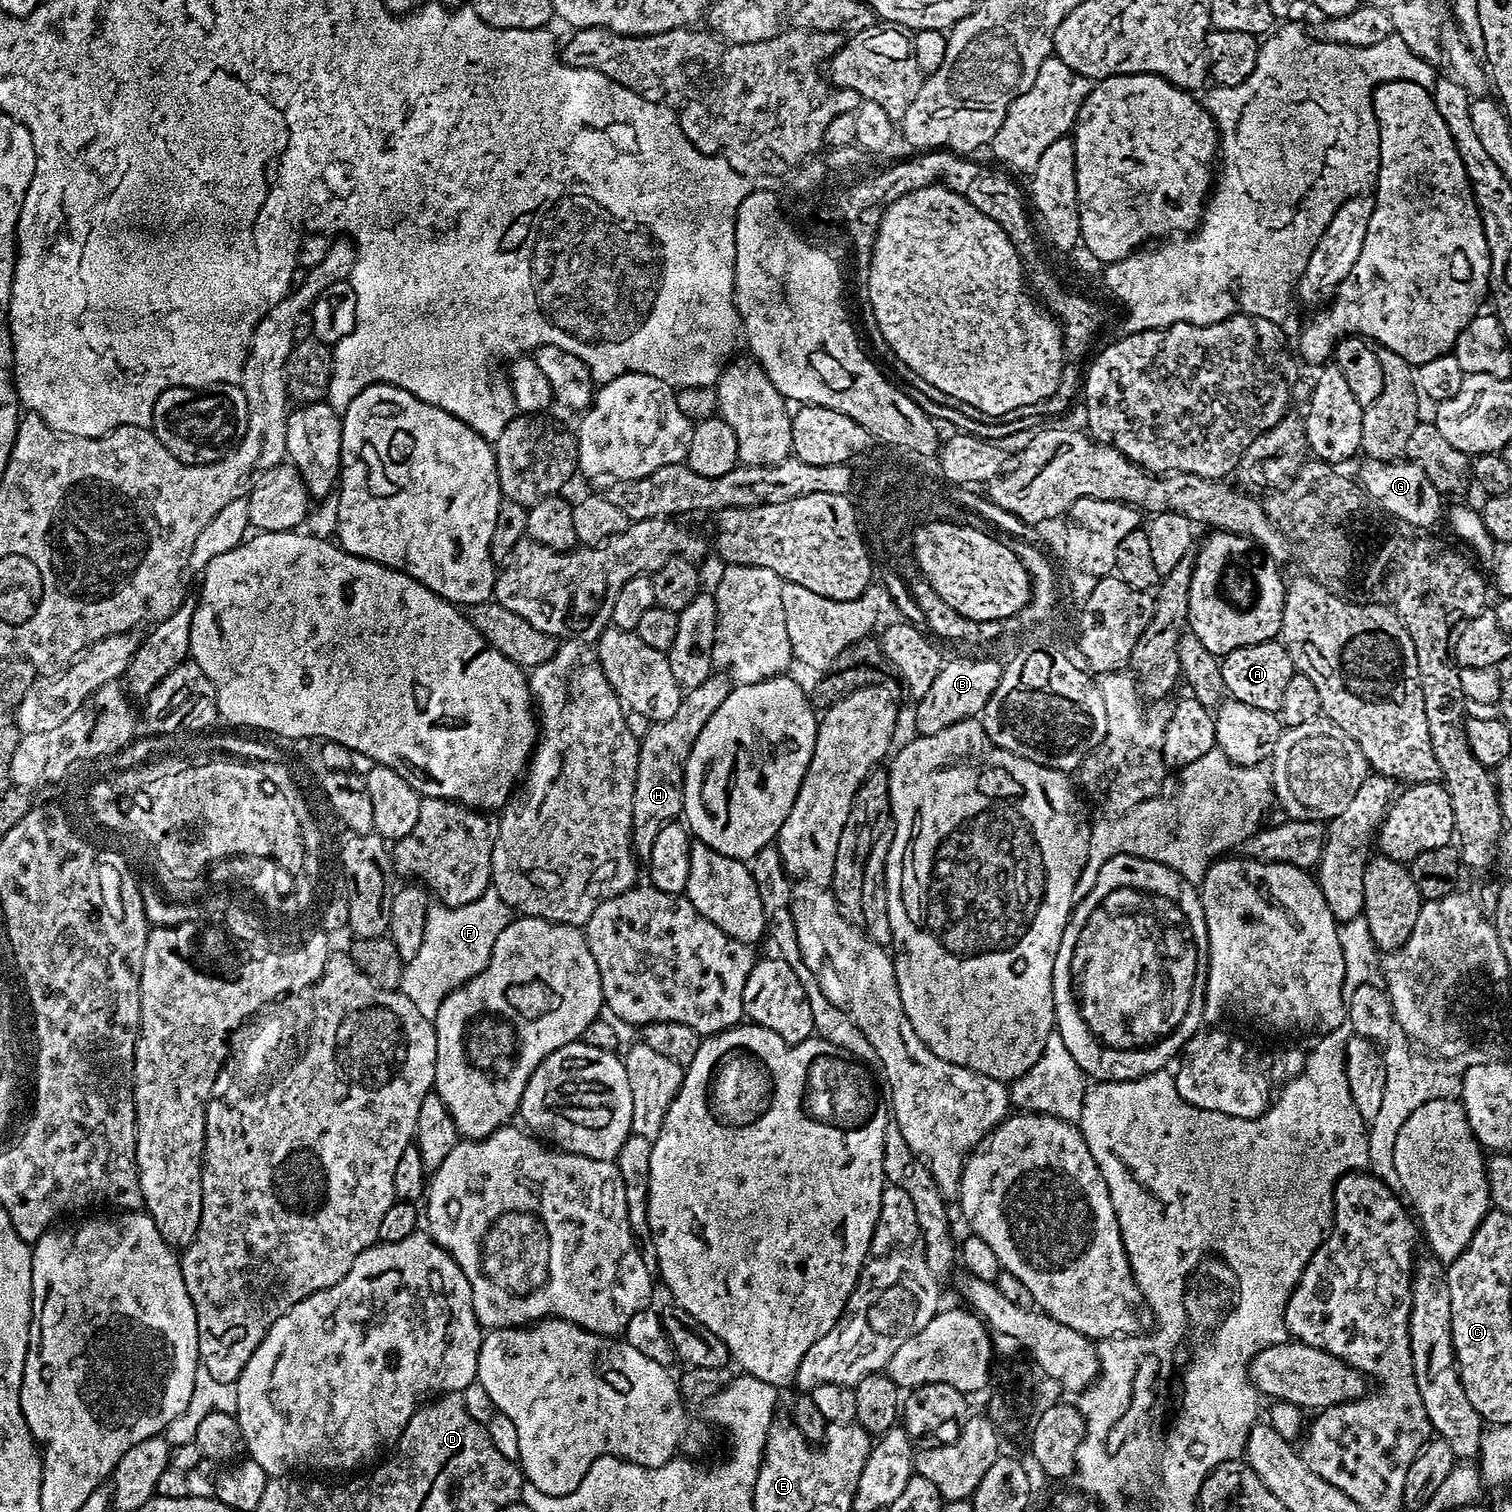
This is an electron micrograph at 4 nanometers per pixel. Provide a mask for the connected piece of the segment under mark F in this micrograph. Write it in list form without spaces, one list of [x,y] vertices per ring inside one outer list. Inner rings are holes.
[[[494,890],[484,892],[482,898],[466,906],[429,907],[422,944],[413,960],[405,963],[399,986],[399,991],[410,998],[410,1002],[414,1002],[418,1014],[433,1021],[438,1014],[438,1006],[442,1006],[444,999],[488,965],[494,942],[498,942],[498,934],[506,930],[509,919],[508,904],[502,902],[502,898]]]

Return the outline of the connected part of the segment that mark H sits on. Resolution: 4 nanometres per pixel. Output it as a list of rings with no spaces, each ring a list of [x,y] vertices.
[[[713,671],[706,682],[702,682],[702,686],[694,686],[681,695],[678,710],[671,718],[649,723],[648,733],[639,737],[634,806],[630,813],[632,851],[637,861],[648,861],[658,830],[673,823],[683,813],[684,771],[690,758],[690,750],[694,750],[694,742],[698,734],[702,734],[702,726],[706,726],[706,722],[710,722],[710,717],[714,715],[714,710],[718,710],[718,706],[726,702],[733,687],[727,672]]]

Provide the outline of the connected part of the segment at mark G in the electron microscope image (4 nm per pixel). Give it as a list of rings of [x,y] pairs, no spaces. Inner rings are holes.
[[[1365,459],[1363,465],[1356,474],[1357,481],[1365,493],[1379,507],[1392,516],[1406,522],[1420,530],[1428,530],[1439,519],[1444,516],[1444,505],[1442,506],[1442,494],[1430,482],[1424,472],[1424,468],[1409,460],[1384,461]]]

